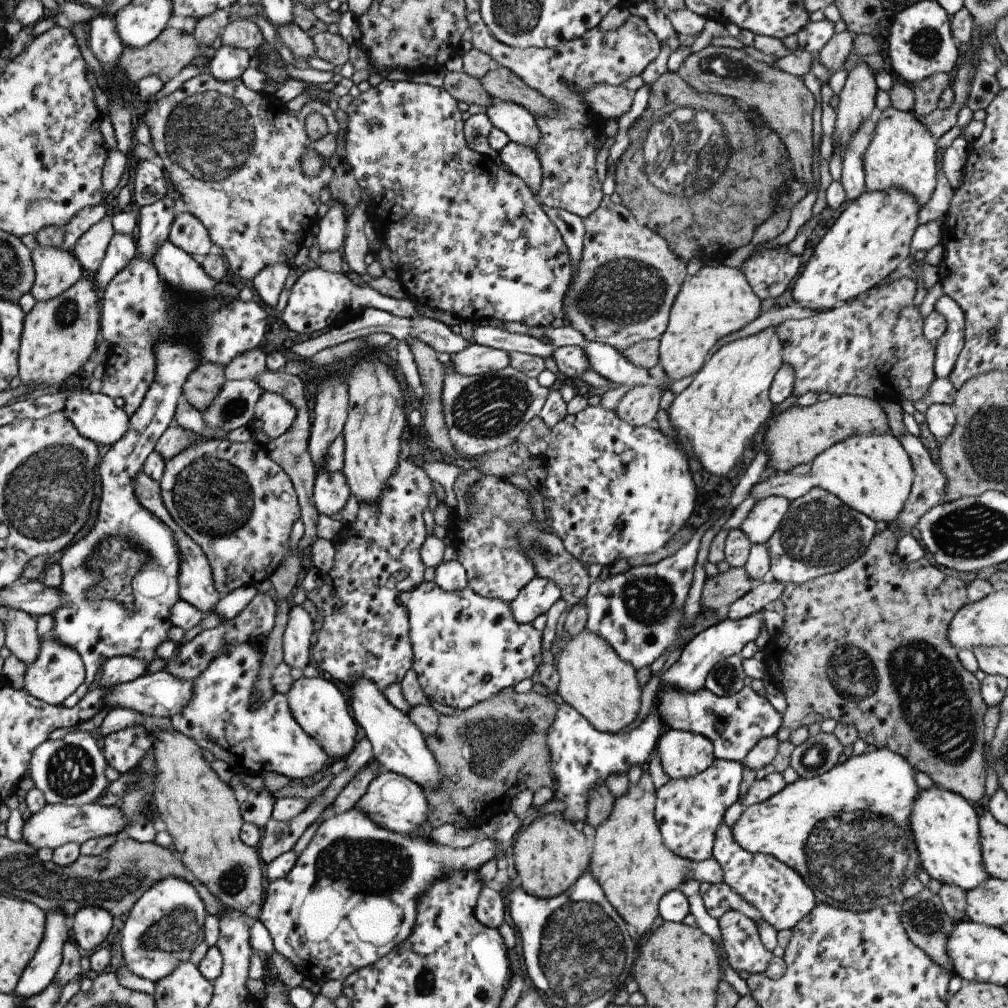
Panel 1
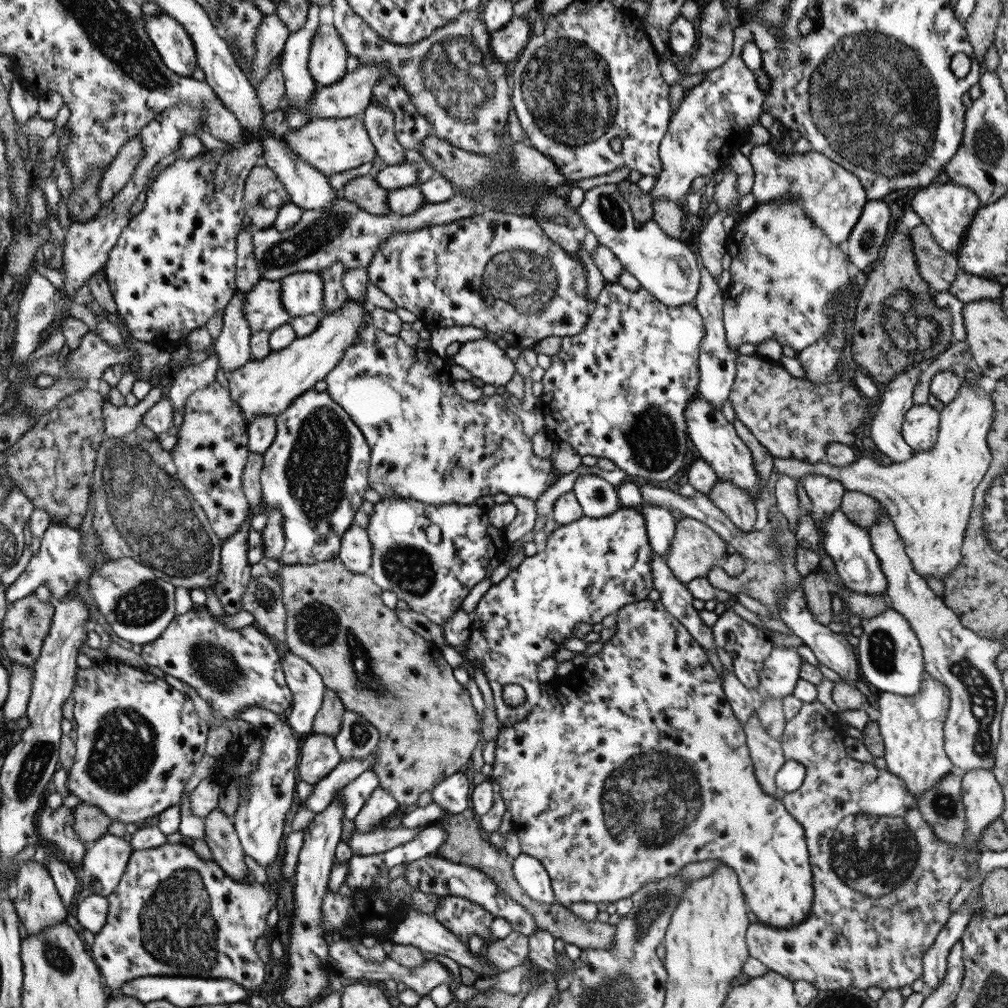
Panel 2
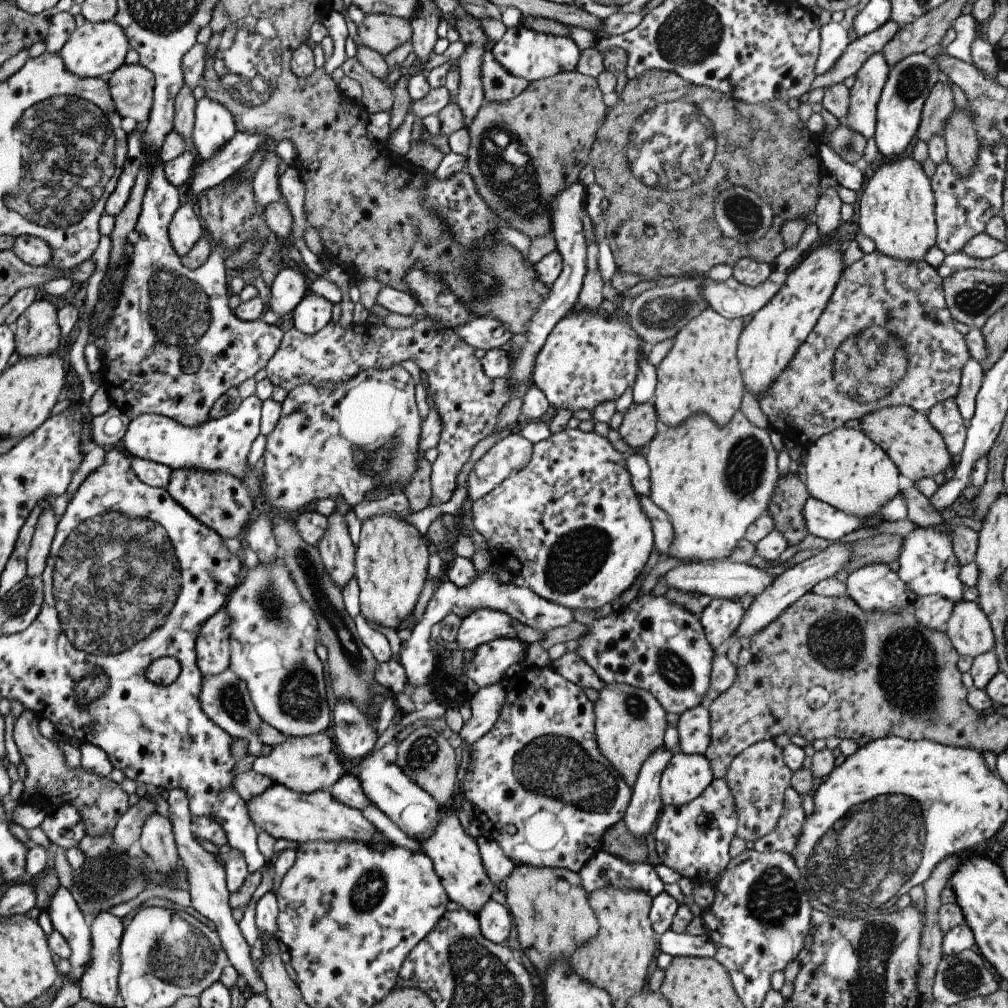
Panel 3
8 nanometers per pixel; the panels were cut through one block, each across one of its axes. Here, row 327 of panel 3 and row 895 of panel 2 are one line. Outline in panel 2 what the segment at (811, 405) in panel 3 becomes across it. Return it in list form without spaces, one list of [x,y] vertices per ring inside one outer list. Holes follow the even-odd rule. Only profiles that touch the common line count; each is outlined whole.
[[[819,700],[812,703],[803,703],[798,714],[792,717],[784,726],[784,732],[780,738],[783,755],[786,760],[795,760],[802,764],[806,774],[800,788],[794,792],[784,794],[782,802],[786,811],[802,825],[805,832],[804,836],[806,837],[809,861],[812,867],[814,902],[812,902],[812,910],[810,910],[808,918],[804,922],[800,922],[798,926],[792,926],[792,928],[786,928],[786,930],[784,928],[769,927],[768,924],[760,922],[750,923],[745,934],[747,949],[752,958],[756,958],[764,963],[770,970],[780,973],[792,982],[806,980],[818,987],[820,991],[833,991],[848,987],[867,990],[872,985],[876,985],[885,991],[900,989],[902,986],[912,985],[915,980],[923,976],[924,953],[930,950],[930,947],[934,944],[934,939],[936,939],[942,927],[946,925],[946,921],[952,914],[950,909],[951,900],[960,890],[962,882],[968,878],[970,851],[976,851],[976,843],[981,845],[982,830],[988,827],[992,821],[1001,818],[1004,807],[1003,792],[1000,783],[996,781],[996,777],[990,769],[974,768],[966,773],[962,773],[961,793],[966,810],[966,827],[968,827],[968,830],[964,832],[966,844],[964,846],[950,846],[950,844],[942,842],[934,834],[932,826],[924,820],[903,780],[899,776],[888,772],[888,770],[878,769],[873,763],[862,763],[850,757],[844,750],[845,736],[837,714],[827,709]]]

